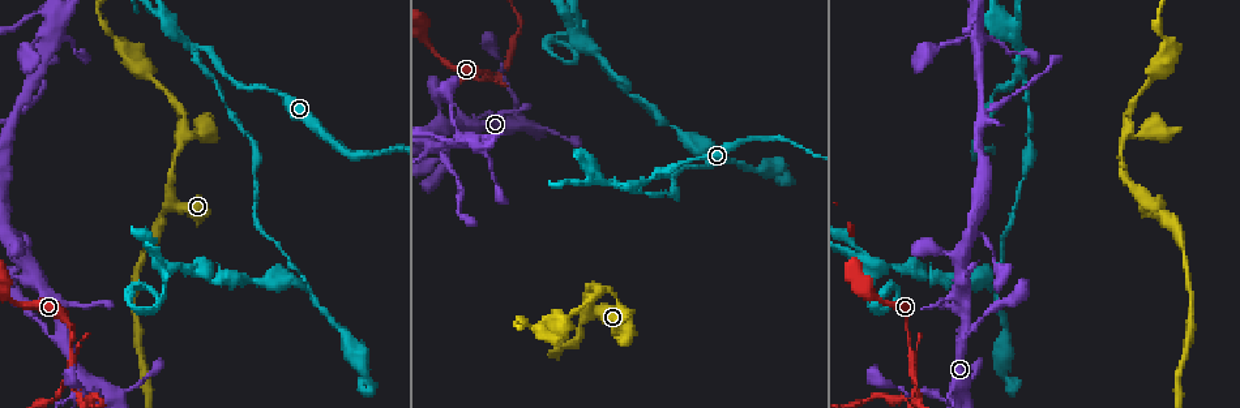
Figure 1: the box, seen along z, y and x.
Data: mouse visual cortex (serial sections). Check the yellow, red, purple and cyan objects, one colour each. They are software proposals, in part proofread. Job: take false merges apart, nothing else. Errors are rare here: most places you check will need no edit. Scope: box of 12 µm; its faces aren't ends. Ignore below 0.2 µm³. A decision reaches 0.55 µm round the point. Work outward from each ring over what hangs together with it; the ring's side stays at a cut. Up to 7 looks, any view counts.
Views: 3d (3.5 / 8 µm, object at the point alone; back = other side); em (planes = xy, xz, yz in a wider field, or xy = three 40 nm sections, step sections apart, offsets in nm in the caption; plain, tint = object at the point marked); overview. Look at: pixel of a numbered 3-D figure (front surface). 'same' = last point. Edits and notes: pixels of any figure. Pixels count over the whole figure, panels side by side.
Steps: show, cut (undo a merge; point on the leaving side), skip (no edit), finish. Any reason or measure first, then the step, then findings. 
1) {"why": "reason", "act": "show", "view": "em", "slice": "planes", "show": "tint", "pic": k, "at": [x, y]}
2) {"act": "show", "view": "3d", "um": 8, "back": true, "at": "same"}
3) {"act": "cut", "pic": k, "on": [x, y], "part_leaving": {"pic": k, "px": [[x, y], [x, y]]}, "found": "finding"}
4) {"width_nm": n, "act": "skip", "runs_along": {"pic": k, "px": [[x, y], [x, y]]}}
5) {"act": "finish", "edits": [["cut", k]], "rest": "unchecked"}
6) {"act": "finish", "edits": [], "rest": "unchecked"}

{"why": "three-way junction", "act": "show", "view": "3d", "um": 8, "pic": 1, "at": [1123, 145]}

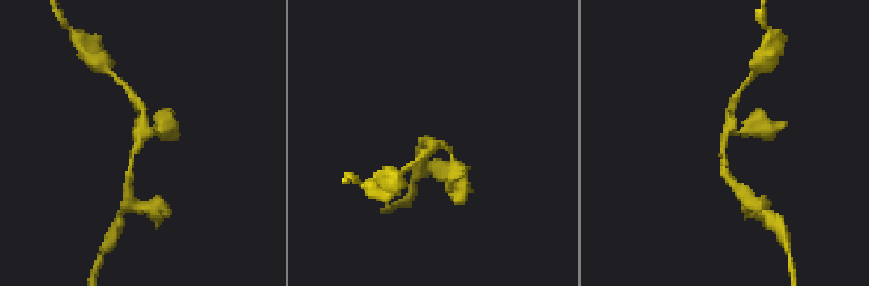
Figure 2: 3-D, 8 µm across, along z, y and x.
{"act": "show", "view": "3d", "um": 3.5, "pic": 2, "at": [141, 139]}

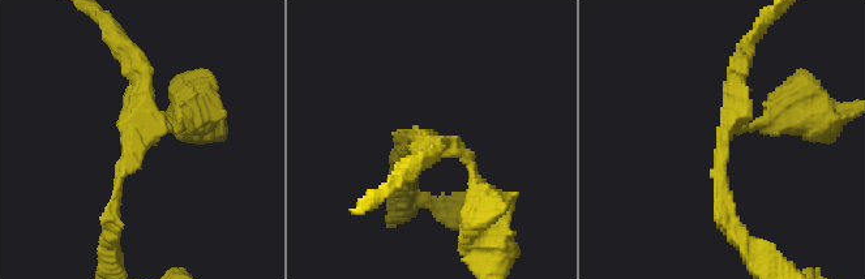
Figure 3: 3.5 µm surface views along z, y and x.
{"arms": 3, "arm_widths_nm": [150, 150, 150], "act": "show", "view": "em", "slice": "xy", "step": 1, "show": "tint", "pic": 3, "at": [425, 139]}

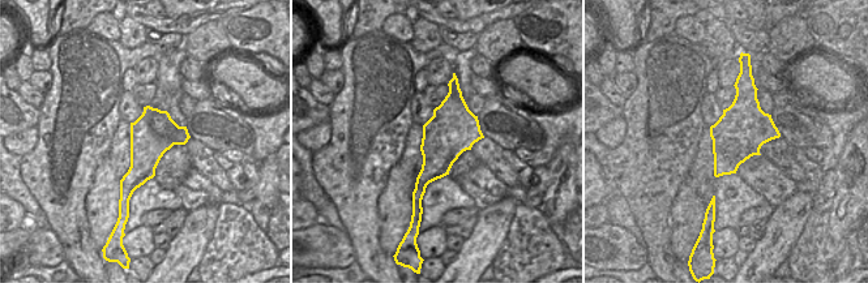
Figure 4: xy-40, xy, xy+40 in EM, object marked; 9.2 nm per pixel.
{"act": "skip", "runs_along": {"pic": 3, "px": [[112, 224], [141, 120], [137, 64]]}, "found": "continuous, no second cell"}

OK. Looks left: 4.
{"why": "calibre changes", "act": "show", "view": "3d", "um": 3.5, "pic": 1, "at": [617, 187]}

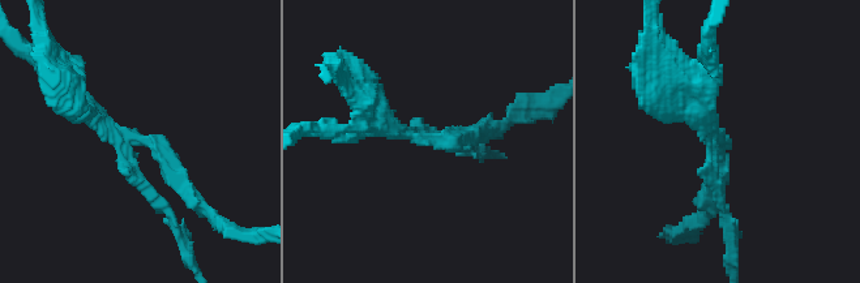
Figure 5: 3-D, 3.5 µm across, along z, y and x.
{"act": "show", "view": "em", "slice": "xy", "step": 1, "show": "tint", "pic": 5, "at": [717, 140]}

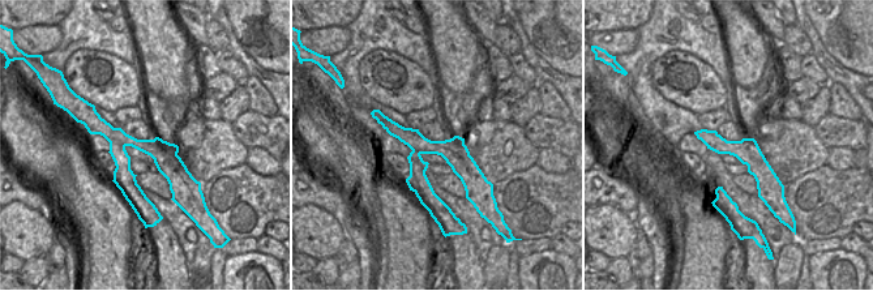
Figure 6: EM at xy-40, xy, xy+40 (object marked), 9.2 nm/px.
{"act": "cut", "pic": 5, "on": [60, 55], "part_leaving": {"pic": 5, "px": [[125, 145], [185, 253]]}, "found": "two cells meet here"}

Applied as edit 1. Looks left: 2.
{"act": "finish", "edits": [["cut", 5]], "rest": "unchecked"}

